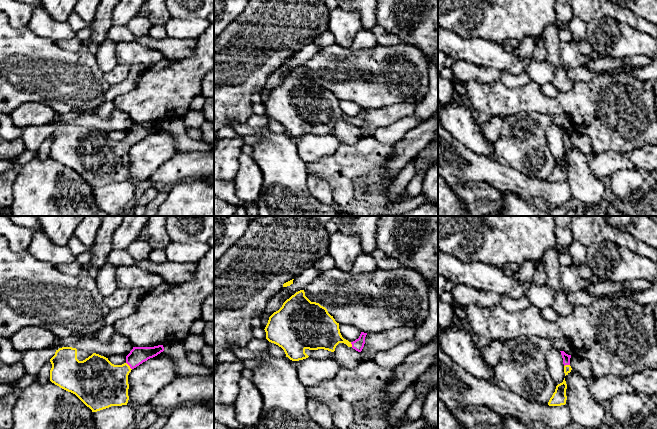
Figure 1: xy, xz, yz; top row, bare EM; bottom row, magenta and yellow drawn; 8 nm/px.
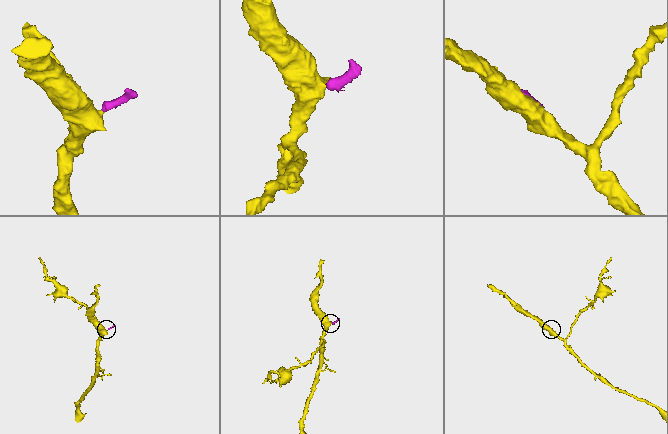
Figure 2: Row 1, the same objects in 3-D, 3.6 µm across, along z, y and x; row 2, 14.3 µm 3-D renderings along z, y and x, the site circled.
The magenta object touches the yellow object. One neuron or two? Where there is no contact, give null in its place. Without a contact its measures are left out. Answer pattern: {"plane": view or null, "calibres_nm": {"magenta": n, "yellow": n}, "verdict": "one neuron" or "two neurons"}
{"plane": "xy", "calibres_nm": {"magenta": 140, "yellow": 360}, "verdict": "one neuron"}

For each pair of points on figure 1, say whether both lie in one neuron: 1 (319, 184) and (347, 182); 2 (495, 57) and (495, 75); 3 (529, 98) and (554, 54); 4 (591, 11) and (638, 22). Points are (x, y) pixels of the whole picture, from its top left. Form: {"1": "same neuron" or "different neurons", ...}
{"1": "different neurons", "2": "different neurons", "3": "different neurons", "4": "same neuron"}

